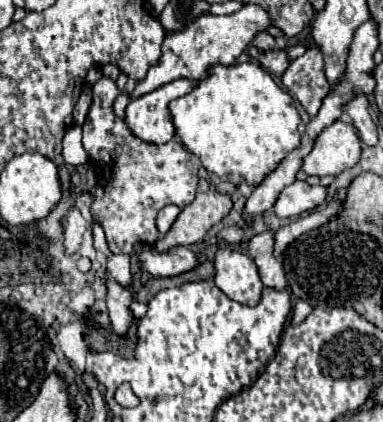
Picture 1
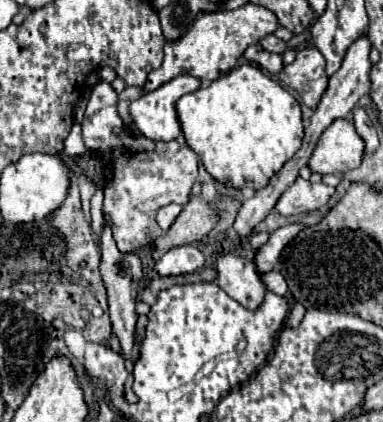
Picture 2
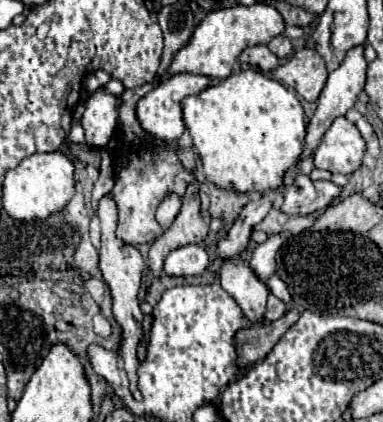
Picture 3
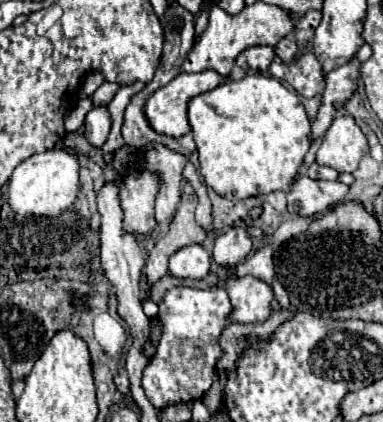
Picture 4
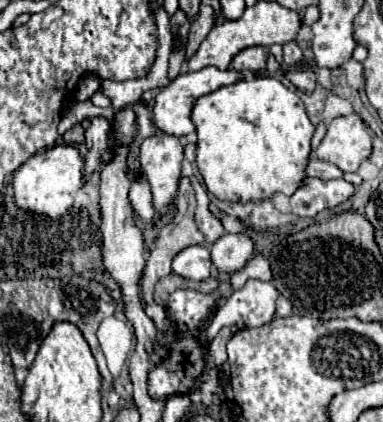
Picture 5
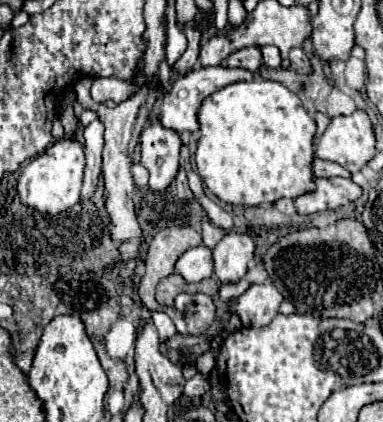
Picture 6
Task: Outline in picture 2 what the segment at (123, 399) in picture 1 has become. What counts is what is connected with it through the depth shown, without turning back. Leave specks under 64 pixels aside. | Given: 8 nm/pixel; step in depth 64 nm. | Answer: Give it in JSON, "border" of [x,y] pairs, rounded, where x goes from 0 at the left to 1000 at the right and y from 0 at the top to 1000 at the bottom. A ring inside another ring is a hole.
{"border":[[[272,531],[272,550],[266,550],[266,626],[261,626],[261,645],[266,645],[266,664],[272,664],[272,678],[277,678],[277,701],[282,701],[282,730],[287,730],[287,758],[292,758],[292,782],[298,791],[308,796],[313,806],[313,820],[319,820],[319,839],[329,848],[329,867],[339,889],[324,915],[324,938],[339,955],[355,955],[360,941],[345,924],[347,891],[345,877],[350,858],[342,853],[345,815],[350,815],[350,777],[355,777],[355,735],[350,735],[350,720],[355,720],[355,692],[360,692],[360,668],[371,659],[371,626],[366,626],[366,611],[350,607],[350,602],[313,602],[308,588],[303,588],[303,573],[292,564],[292,550],[282,540],[282,531]],[[308,621],[324,626],[329,635],[329,654],[313,654],[308,649]]]}

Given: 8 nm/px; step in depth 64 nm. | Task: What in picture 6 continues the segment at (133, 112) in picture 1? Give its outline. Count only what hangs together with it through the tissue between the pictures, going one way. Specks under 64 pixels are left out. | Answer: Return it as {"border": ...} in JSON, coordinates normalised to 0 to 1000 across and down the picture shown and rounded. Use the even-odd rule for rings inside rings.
{"border":[[[538,156],[538,161],[517,161],[517,166],[496,166],[491,175],[470,180],[465,190],[449,194],[444,213],[423,227],[423,242],[418,242],[418,294],[428,303],[449,303],[454,313],[475,318],[475,313],[512,313],[522,299],[517,299],[517,280],[512,280],[512,265],[527,246],[527,237],[538,227],[548,227],[554,218],[585,209],[585,199],[611,199],[621,190],[658,190],[663,175],[648,171],[648,166],[632,166],[632,161],[590,161],[590,156]]]}

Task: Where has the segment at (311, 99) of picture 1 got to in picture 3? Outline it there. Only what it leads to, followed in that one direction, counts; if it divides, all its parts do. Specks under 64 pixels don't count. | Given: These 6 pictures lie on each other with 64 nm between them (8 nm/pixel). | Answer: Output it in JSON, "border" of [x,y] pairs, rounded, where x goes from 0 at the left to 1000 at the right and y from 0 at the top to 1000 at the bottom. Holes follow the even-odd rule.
{"border":[[[789,114],[768,123],[768,133],[747,152],[726,156],[710,175],[726,194],[768,209],[804,242],[830,237],[856,185],[846,137],[815,114]]]}

